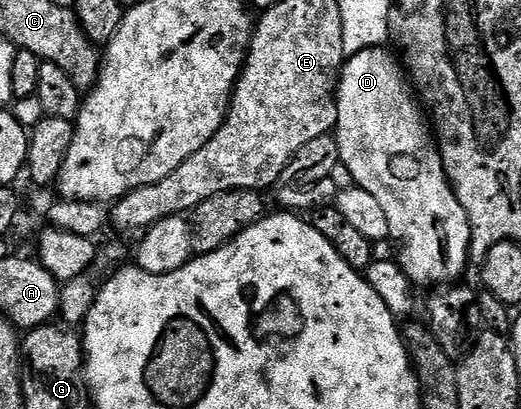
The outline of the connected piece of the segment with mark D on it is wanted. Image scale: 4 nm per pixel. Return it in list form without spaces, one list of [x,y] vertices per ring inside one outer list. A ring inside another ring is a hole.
[[[389,48],[365,49],[343,64],[338,79],[336,138],[340,161],[347,165],[355,186],[368,191],[388,215],[389,240],[399,245],[396,262],[411,286],[446,287],[457,282],[466,269],[466,260],[472,256],[468,215],[464,215],[464,207],[460,207],[460,199],[456,199],[446,177],[431,126],[408,84],[407,74]]]

